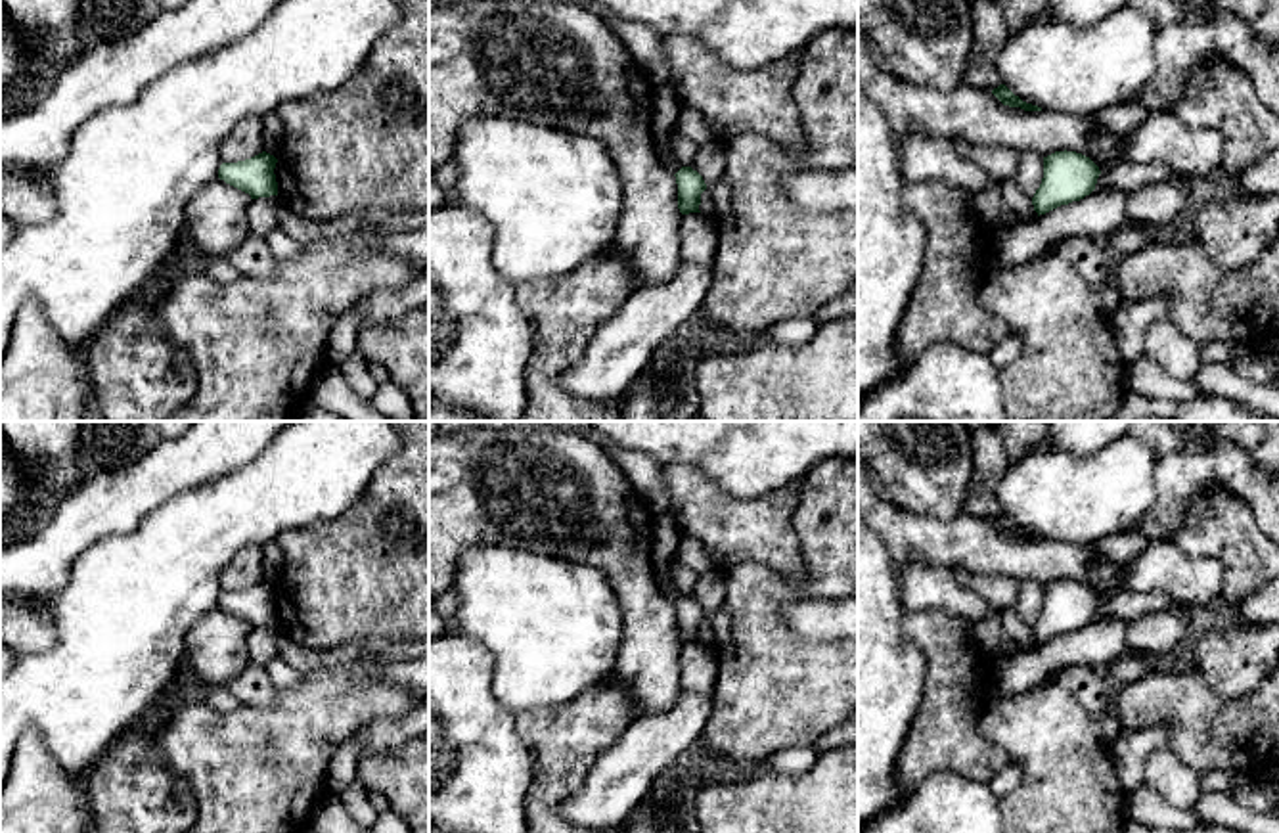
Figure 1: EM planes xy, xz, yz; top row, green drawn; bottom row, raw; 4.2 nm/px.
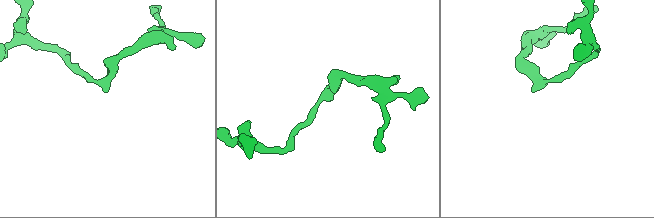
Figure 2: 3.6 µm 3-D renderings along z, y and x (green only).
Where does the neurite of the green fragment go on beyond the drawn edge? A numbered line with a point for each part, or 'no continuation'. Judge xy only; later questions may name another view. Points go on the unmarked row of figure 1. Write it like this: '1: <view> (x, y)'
no continuation

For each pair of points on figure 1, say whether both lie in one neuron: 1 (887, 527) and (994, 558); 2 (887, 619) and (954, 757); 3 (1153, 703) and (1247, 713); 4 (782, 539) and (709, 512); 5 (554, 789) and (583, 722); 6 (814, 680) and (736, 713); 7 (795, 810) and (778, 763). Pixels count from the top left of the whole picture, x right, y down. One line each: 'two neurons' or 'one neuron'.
1: one neuron
2: two neurons
3: one neuron
4: one neuron
5: one neuron
6: one neuron
7: two neurons

